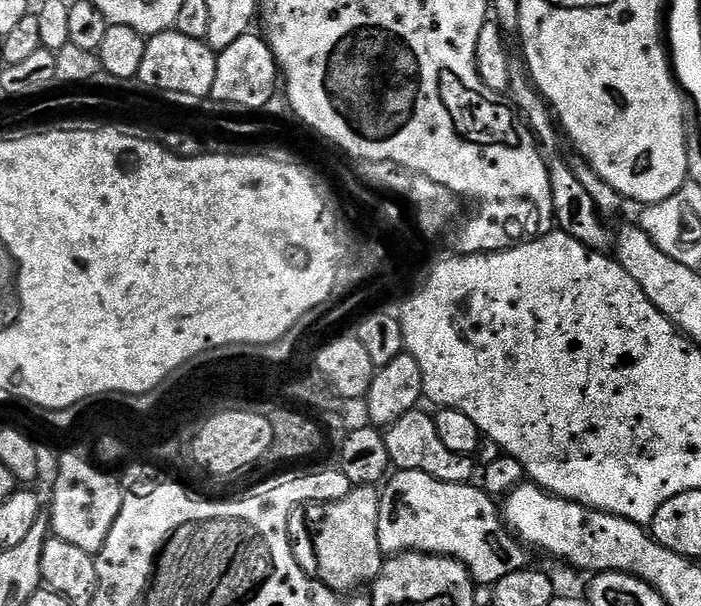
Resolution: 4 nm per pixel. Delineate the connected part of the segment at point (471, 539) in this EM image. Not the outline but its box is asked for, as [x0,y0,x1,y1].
[378,470,529,586]

